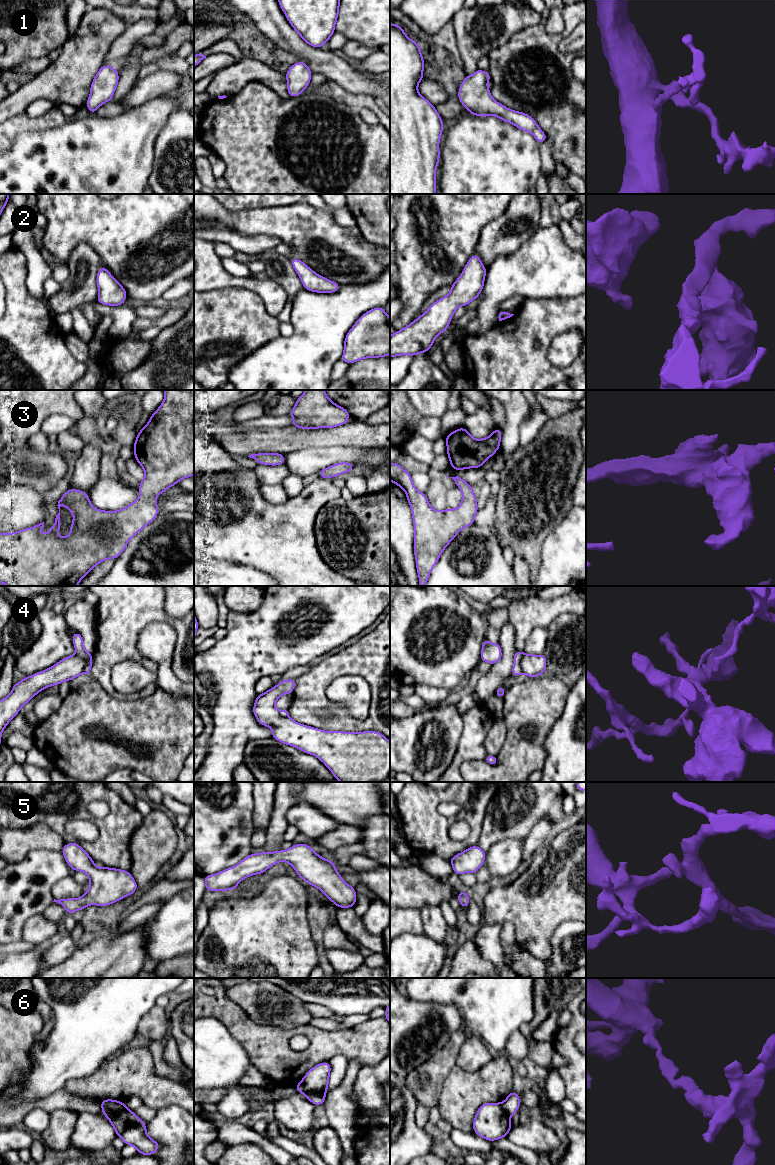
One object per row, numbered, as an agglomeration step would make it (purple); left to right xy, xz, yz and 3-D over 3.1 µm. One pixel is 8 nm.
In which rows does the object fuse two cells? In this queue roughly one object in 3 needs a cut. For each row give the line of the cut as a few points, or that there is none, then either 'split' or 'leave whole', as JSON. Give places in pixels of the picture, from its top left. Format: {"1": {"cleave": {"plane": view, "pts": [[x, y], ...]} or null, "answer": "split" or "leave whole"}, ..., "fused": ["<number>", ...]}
{"1": {"cleave": null, "answer": "leave whole"}, "2": {"cleave": null, "answer": "leave whole"}, "3": {"cleave": null, "answer": "leave whole"}, "4": {"cleave": {"plane": "xy", "pts": [[76, 653], [85, 661], [83, 672]]}, "answer": "split"}, "5": {"cleave": null, "answer": "leave whole"}, "6": {"cleave": {"plane": "xy", "pts": [[102, 1107], [110, 1109], [125, 1108]]}, "answer": "split"}, "fused": ["4", "6"]}

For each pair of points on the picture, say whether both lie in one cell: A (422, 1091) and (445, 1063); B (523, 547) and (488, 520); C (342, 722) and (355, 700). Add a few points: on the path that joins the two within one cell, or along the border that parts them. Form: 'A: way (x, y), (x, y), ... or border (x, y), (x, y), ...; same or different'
A: way (426, 1084), (438, 1070); same
B: border (494, 523), (491, 526); different
C: border (341, 707), (357, 719), (364, 719), (369, 714); different

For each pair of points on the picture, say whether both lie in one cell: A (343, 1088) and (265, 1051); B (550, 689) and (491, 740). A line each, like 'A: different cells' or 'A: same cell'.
A: different cells
B: different cells

